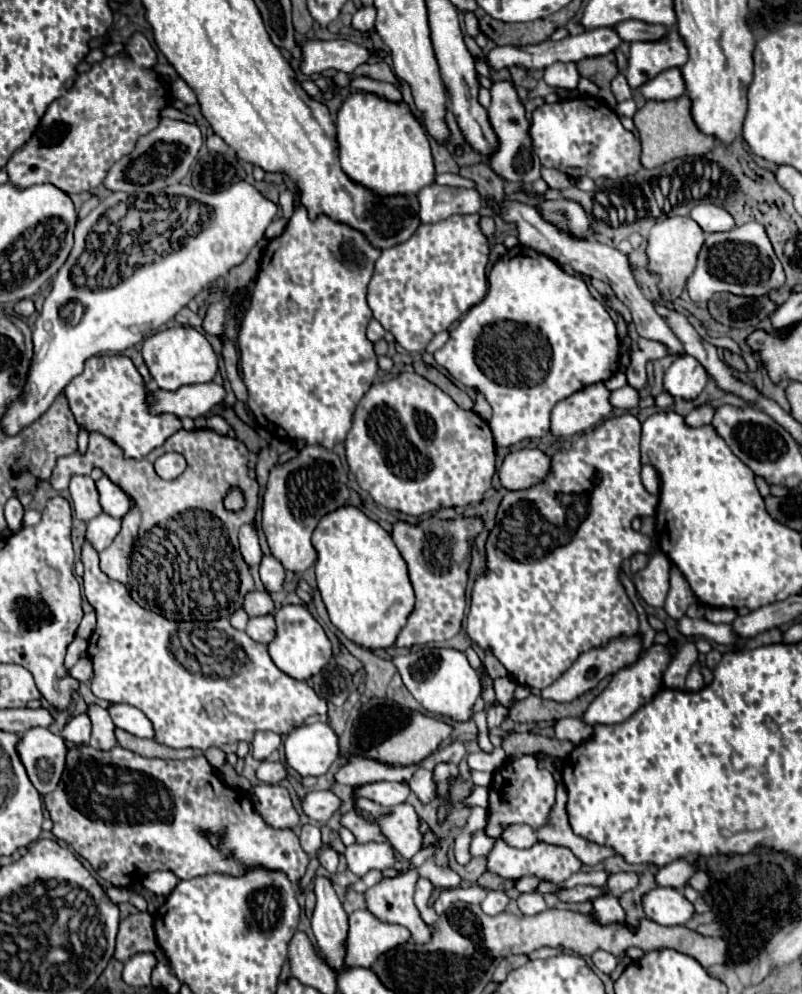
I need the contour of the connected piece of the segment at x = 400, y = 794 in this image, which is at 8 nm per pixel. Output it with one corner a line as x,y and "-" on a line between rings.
369,782
353,788
353,798
367,798
379,802
379,806
403,804
409,796
409,786
399,782

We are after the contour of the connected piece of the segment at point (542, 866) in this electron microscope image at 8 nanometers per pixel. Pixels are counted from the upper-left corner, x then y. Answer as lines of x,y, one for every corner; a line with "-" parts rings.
495,842
495,846
491,848
491,854
487,854
487,868
489,872
505,878
505,880
519,880
525,876
535,876
539,880
549,880
549,882
563,882
567,880
571,874
581,870
581,862
579,858
575,858
575,854
571,854
571,850
567,850
565,846
551,846
547,842
535,842
535,846
531,846
531,850
519,850
513,846
507,846
507,842

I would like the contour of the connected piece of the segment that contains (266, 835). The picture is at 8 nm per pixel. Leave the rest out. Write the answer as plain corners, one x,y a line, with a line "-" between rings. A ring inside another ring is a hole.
73,746
69,752
67,752
67,766
65,766
65,772
63,772
63,778
57,786
57,790
53,790
51,794
45,796
45,806
51,814
51,820
53,820
53,834
63,840
65,844
69,844
79,856
83,856
95,870
101,878
113,882
115,886
121,886
121,888
129,888
137,882
141,882
147,874
151,872
157,872
157,870
169,870
173,872
177,878
181,880
191,880
191,878
197,878
197,876
207,876
207,874
227,874
227,876
243,876
247,870
257,870
257,868
265,868
265,870
279,870
283,874
287,874
289,882
291,884
297,884
301,880
301,876
305,874
307,870
307,854
305,850
301,848
299,844
299,836
293,832
293,830
275,830
273,826
267,826
267,822
263,822
263,816
255,810
251,798
247,792
235,792
233,788
225,786
219,778
211,776
211,766
209,762
205,760
205,756
195,756
195,758
189,758
189,760
159,760
159,758
143,758
127,748
121,748
121,746
113,746
111,750
95,750
91,746
-
209,836
217,836
219,838
219,846
213,848
213,844
209,842

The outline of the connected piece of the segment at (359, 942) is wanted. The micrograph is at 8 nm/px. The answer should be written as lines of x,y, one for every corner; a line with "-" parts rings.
357,910
349,916
349,938
347,938
347,964
371,968
379,954
407,942
409,930
399,924
379,922
369,910

